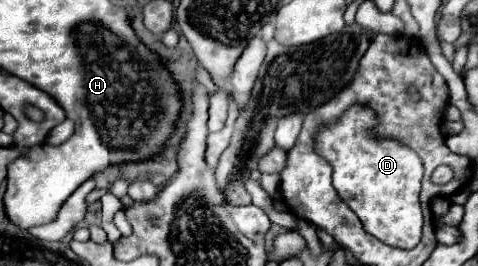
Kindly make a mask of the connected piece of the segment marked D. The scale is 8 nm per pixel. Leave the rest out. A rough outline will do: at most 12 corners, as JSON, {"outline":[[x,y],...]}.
{"outline":[[353,104],[317,132],[363,226],[413,248],[423,162]]}

